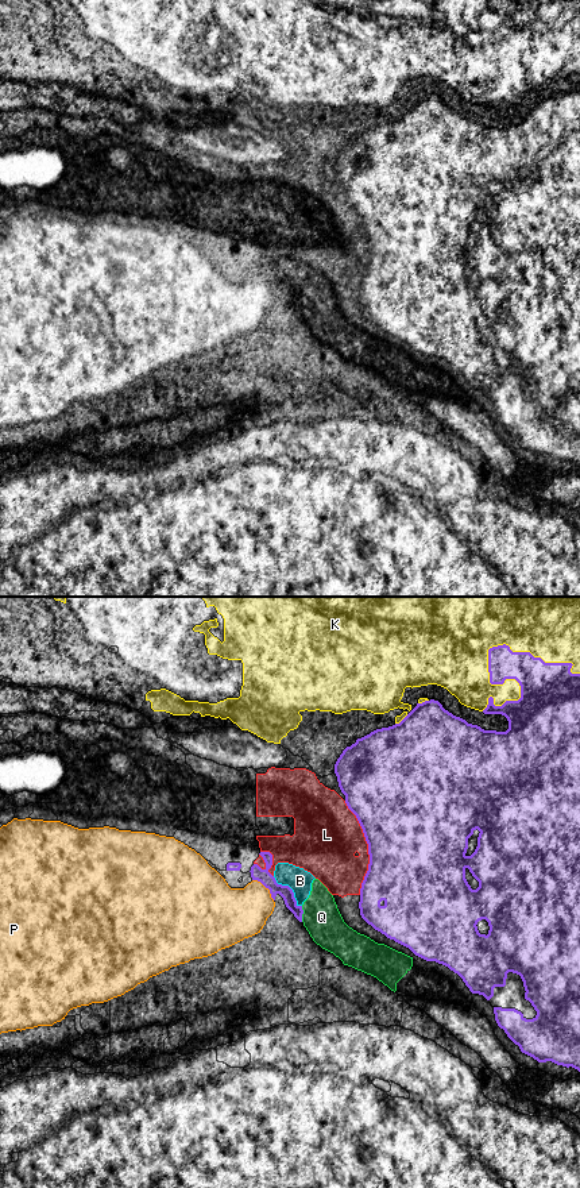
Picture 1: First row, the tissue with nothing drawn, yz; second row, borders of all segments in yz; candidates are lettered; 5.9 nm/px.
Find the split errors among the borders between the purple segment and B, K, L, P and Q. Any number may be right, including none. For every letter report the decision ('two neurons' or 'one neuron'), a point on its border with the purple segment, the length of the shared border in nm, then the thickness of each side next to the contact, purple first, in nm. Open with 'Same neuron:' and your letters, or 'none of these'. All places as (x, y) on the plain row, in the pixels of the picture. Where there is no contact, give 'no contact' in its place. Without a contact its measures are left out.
Same neuron: none of these
B: two neurons | yz (290, 284) | 260 nm | 80/140 nm
K: two neurons | yz (488, 57) | 600 nm | 190/460 nm
L: two neurons | yz (368, 243) | 550 nm | 500/380 nm
P: two neurons | yz (266, 282) | 180 nm | 80/320 nm
Q: two neurons | yz (302, 308) | 100 nm | 80/220 nm

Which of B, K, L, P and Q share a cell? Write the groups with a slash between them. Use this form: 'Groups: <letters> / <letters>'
Groups: B Q / K / L / P

